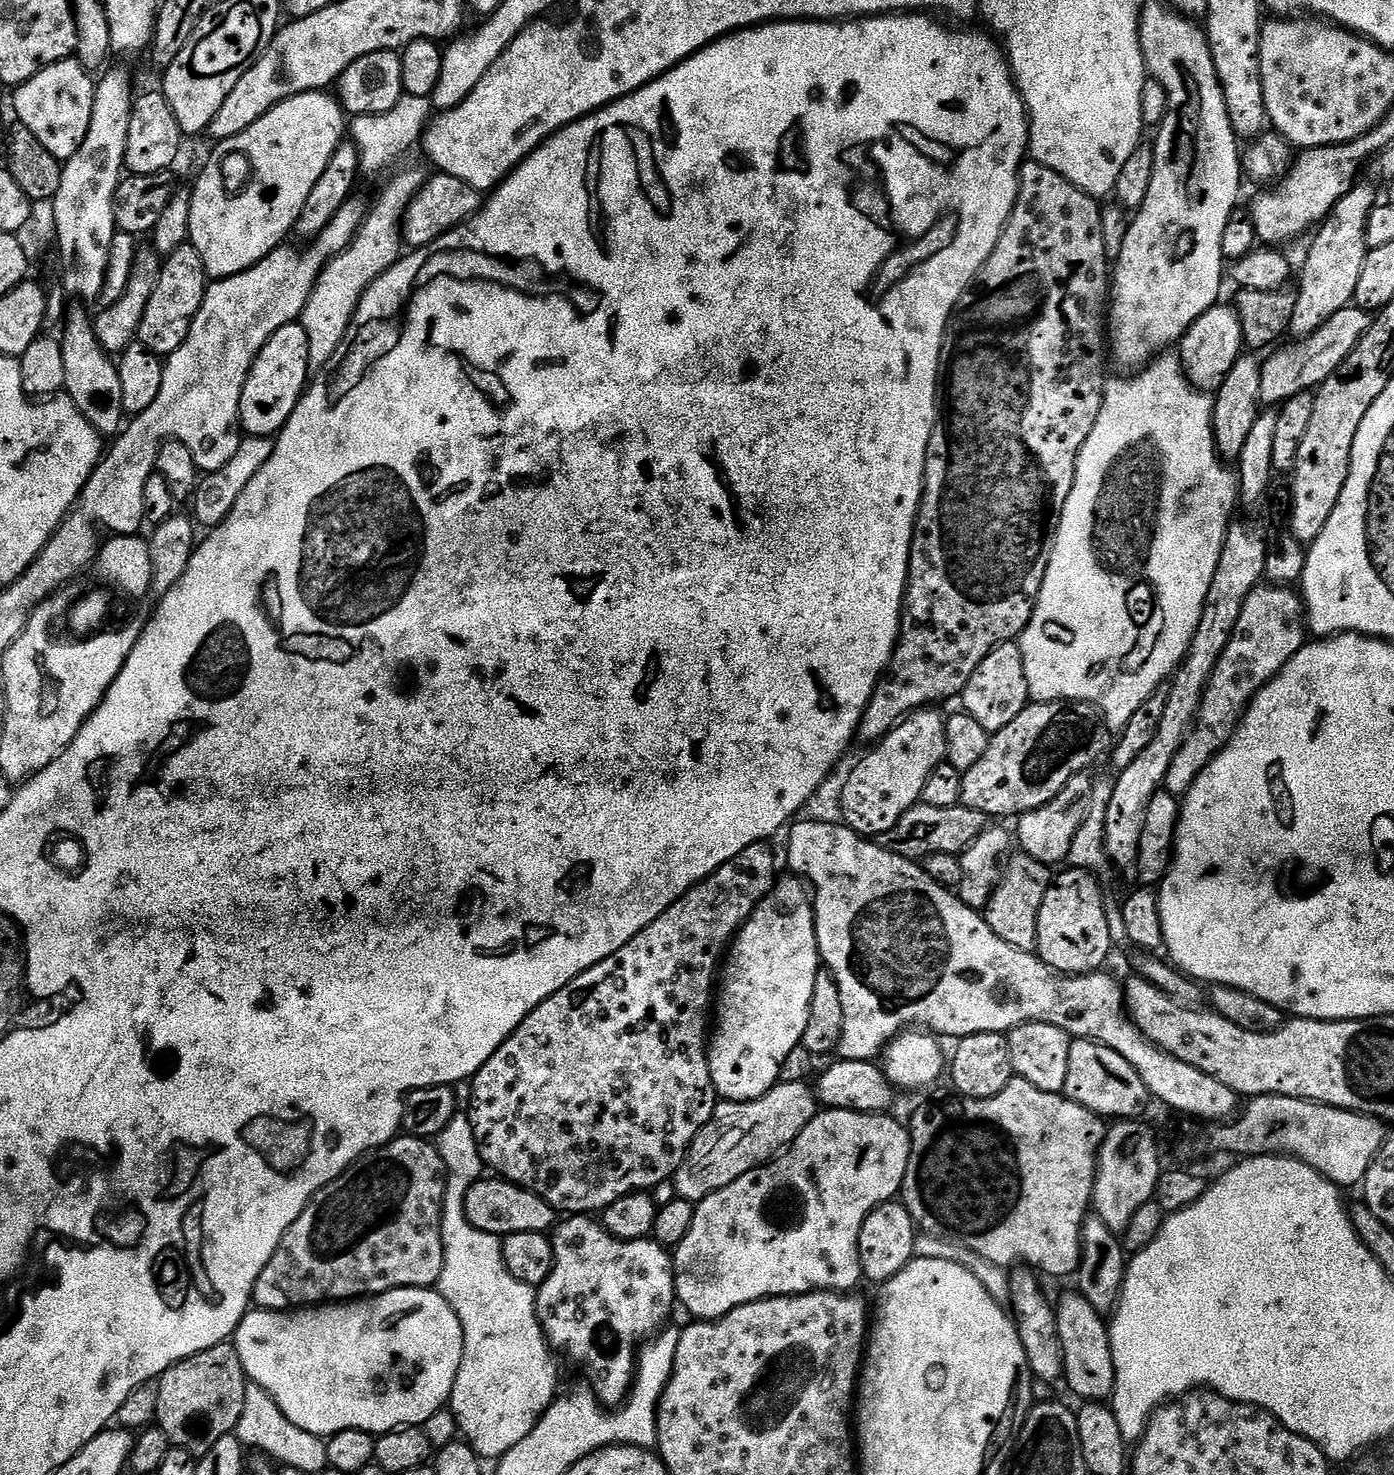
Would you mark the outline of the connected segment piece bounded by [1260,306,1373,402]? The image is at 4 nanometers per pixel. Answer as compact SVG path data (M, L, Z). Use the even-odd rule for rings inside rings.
M1349 306L1338 310L1334 318L1330 318L1314 334L1297 339L1296 344L1288 344L1285 348L1277 347L1272 357L1263 361L1260 373L1262 386L1260 395L1265 401L1276 399L1283 401L1289 396L1299 396L1300 393L1315 390L1342 366L1342 362L1352 353L1354 346L1366 334L1373 317L1365 309ZM1280 348L1280 349L1279 349Z

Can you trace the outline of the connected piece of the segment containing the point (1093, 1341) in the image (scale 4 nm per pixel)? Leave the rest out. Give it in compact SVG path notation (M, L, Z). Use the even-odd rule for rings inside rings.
M1079 1291L1068 1292L1060 1301L1055 1301L1056 1325L1058 1326L1058 1338L1062 1342L1064 1351L1064 1376L1068 1388L1084 1402L1104 1402L1111 1397L1116 1387L1116 1367L1112 1361L1112 1347L1108 1341L1108 1324L1101 1313L1096 1312L1094 1306L1081 1296Z

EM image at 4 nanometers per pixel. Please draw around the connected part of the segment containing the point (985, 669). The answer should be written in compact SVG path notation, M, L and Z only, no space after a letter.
M1019 643L998 644L990 650L990 654L986 654L986 658L982 658L974 674L970 674L970 682L966 682L963 700L966 715L974 718L974 722L978 722L978 726L990 734L1001 732L1010 726L1010 722L1014 722L1014 718L1018 718L1018 714L1022 714L1022 710L1030 703L1030 697Z

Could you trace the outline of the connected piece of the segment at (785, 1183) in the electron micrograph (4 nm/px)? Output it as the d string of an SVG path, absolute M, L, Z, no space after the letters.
M829 1108L827 1110L817 1111L816 1117L811 1120L802 1130L802 1134L798 1134L798 1138L783 1154L771 1159L767 1164L763 1164L760 1168L750 1170L746 1174L742 1174L742 1178L738 1178L734 1182L730 1182L730 1186L722 1186L722 1190L712 1192L706 1199L699 1201L696 1204L696 1213L694 1214L694 1222L690 1222L690 1234L686 1234L686 1238L682 1238L682 1242L677 1244L674 1249L674 1267L676 1270L676 1299L679 1307L684 1307L686 1311L692 1315L696 1320L717 1320L726 1314L730 1314L730 1310L734 1310L743 1304L749 1304L755 1300L767 1300L769 1296L800 1296L804 1292L838 1292L841 1294L851 1293L859 1284L862 1284L862 1273L860 1270L860 1247L858 1246L858 1234L862 1230L862 1222L866 1222L866 1218L873 1212L880 1204L886 1204L895 1201L900 1195L900 1187L904 1181L906 1174L906 1166L910 1158L910 1146L912 1145L912 1138L907 1127L904 1128L898 1121L892 1117L892 1114L877 1114L875 1112L851 1112L850 1110L842 1110L841 1108Z

